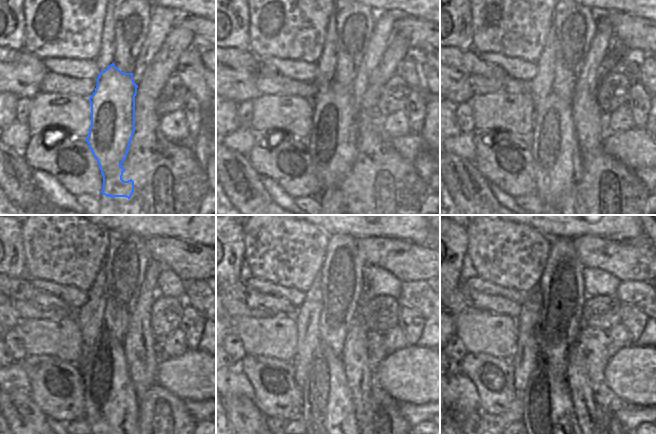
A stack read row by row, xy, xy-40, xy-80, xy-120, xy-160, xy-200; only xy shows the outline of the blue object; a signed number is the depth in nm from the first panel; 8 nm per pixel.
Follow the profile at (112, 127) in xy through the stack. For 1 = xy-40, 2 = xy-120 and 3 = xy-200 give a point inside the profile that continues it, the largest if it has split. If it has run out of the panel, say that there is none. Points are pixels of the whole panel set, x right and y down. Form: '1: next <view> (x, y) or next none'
1: next xy-40 (332, 142)
2: next xy-120 (111, 404)
3: next xy-200 (549, 416)

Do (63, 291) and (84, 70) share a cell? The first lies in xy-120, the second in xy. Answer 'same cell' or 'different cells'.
same cell

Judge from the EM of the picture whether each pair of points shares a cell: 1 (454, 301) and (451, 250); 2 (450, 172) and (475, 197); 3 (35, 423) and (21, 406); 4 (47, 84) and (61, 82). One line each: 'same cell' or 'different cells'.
1: same cell
2: same cell
3: same cell
4: same cell

